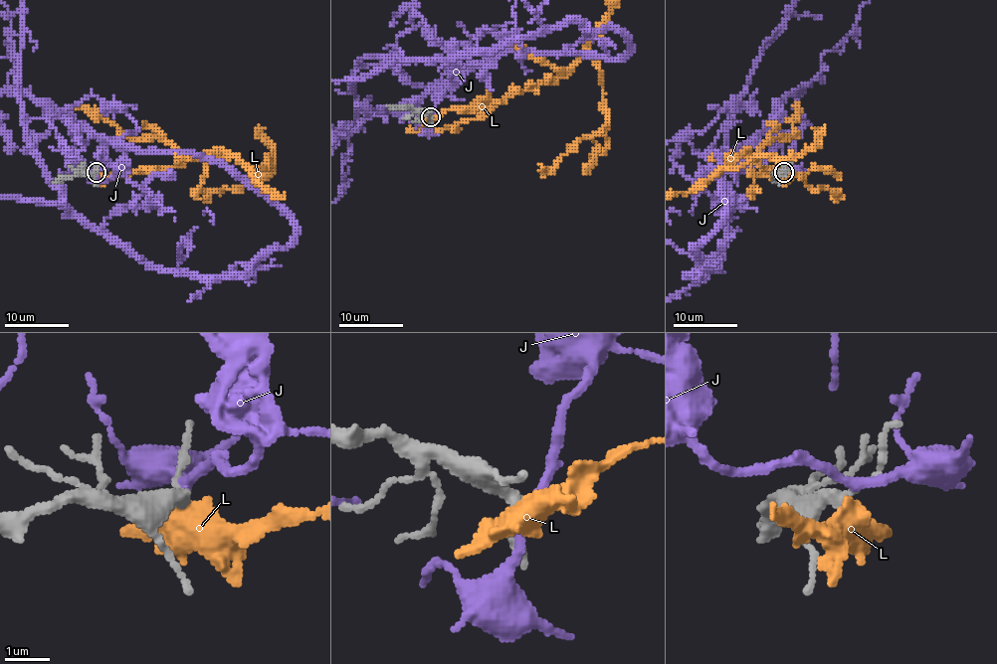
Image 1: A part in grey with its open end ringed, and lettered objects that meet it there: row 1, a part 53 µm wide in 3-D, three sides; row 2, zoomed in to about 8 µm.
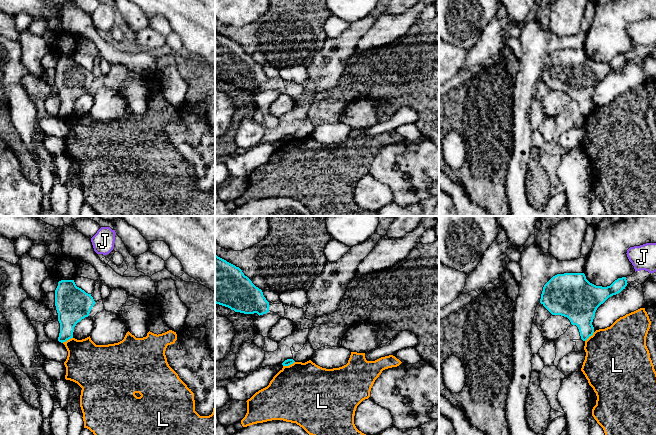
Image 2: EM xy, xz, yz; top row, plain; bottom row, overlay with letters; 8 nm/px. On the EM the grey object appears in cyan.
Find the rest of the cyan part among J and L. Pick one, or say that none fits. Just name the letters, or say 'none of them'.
none of them

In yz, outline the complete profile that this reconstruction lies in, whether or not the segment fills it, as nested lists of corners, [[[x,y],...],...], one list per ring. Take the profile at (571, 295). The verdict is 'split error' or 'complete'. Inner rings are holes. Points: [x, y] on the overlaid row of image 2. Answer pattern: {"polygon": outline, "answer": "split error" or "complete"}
{"polygon": [[[564,273],[553,276],[543,287],[540,303],[552,314],[567,317],[579,329],[581,339],[586,341],[594,333],[592,325],[597,308],[609,297],[620,293],[627,286],[626,277],[618,278],[610,286],[590,283],[584,273]]], "answer": "complete"}

